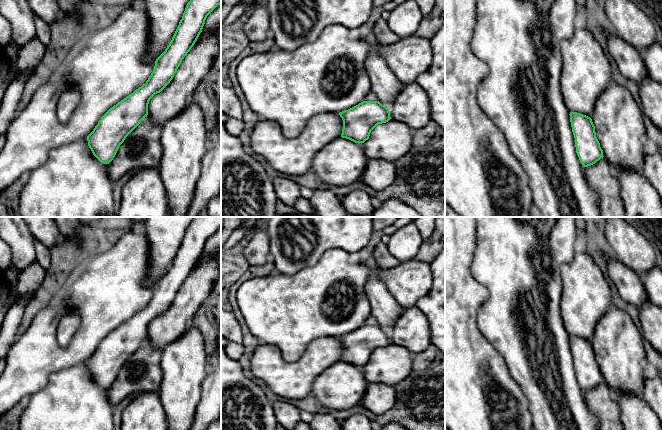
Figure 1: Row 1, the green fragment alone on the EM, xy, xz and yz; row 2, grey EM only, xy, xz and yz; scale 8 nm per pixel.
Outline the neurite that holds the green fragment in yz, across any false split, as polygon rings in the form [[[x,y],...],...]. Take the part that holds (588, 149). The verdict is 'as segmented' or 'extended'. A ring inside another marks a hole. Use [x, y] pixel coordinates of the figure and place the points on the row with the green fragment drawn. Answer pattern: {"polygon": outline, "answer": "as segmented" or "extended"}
{"polygon": [[[575,28],[570,39],[561,42],[560,89],[570,112],[576,153],[583,167],[603,158],[592,115],[595,104],[612,80],[612,67],[603,47],[585,28]]], "answer": "extended"}

